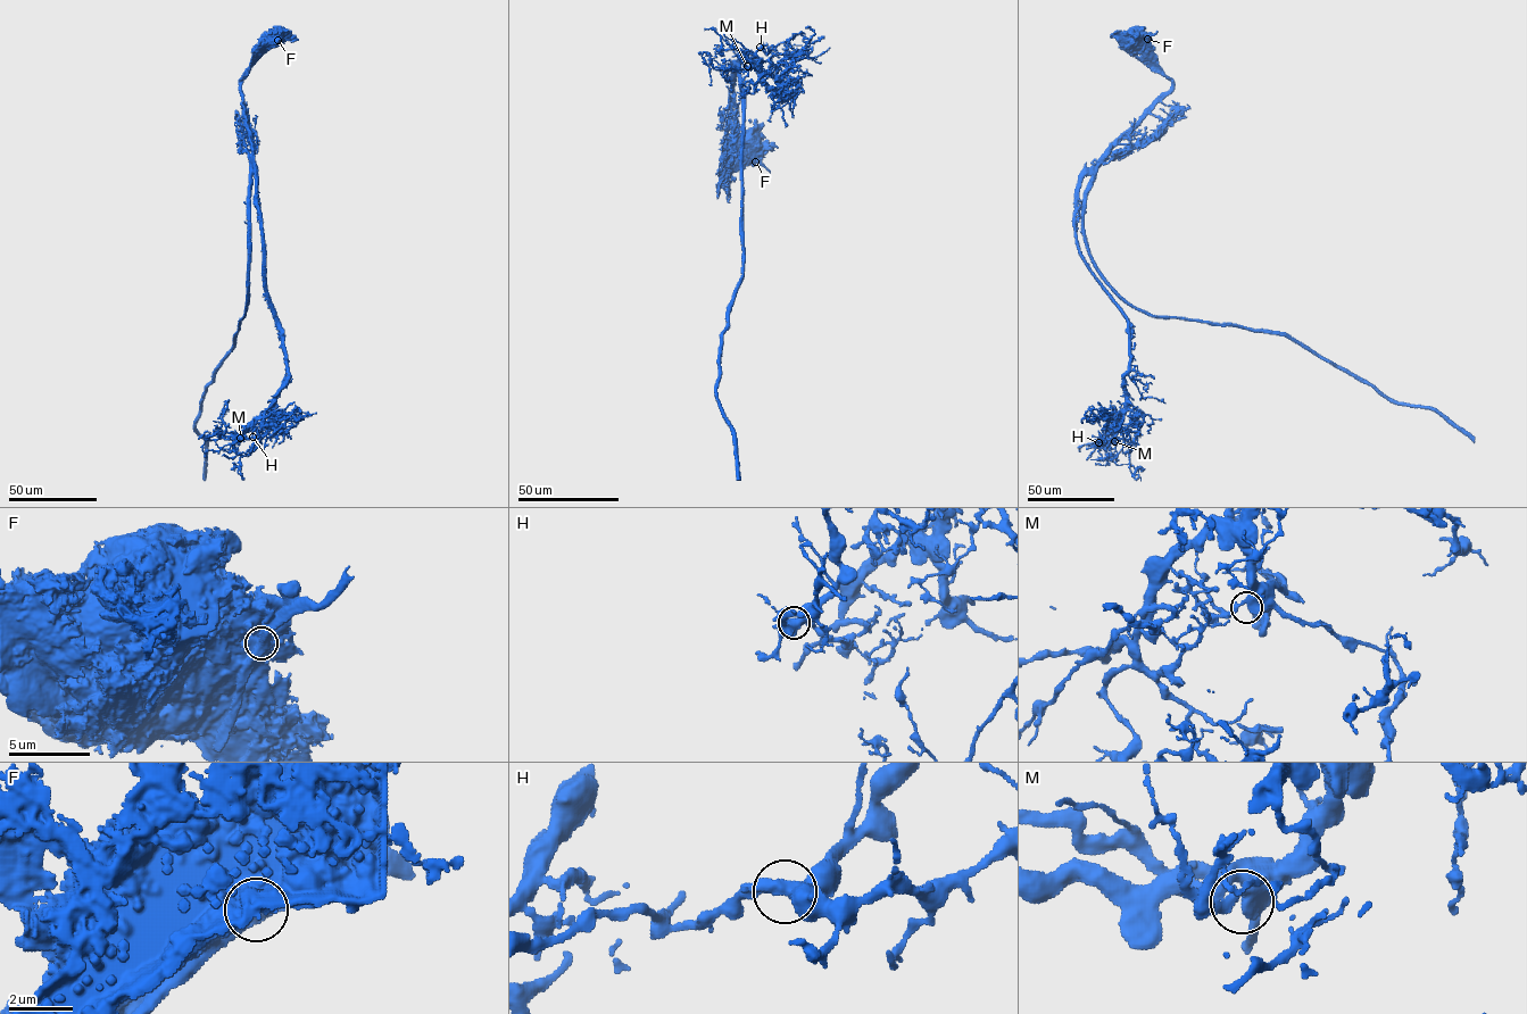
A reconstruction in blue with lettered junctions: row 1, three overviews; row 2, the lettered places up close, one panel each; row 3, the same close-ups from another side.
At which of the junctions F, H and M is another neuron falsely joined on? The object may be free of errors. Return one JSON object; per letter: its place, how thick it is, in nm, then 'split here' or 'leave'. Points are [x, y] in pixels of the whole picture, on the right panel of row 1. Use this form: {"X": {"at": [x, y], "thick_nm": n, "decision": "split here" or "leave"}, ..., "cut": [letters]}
{"F": {"at": [1147, 39], "thick_nm": 1050, "decision": "split here"}, "H": {"at": [1098, 442], "thick_nm": 480, "decision": "leave"}, "M": {"at": [1114, 441], "thick_nm": 460, "decision": "leave"}, "cut": ["F"]}

